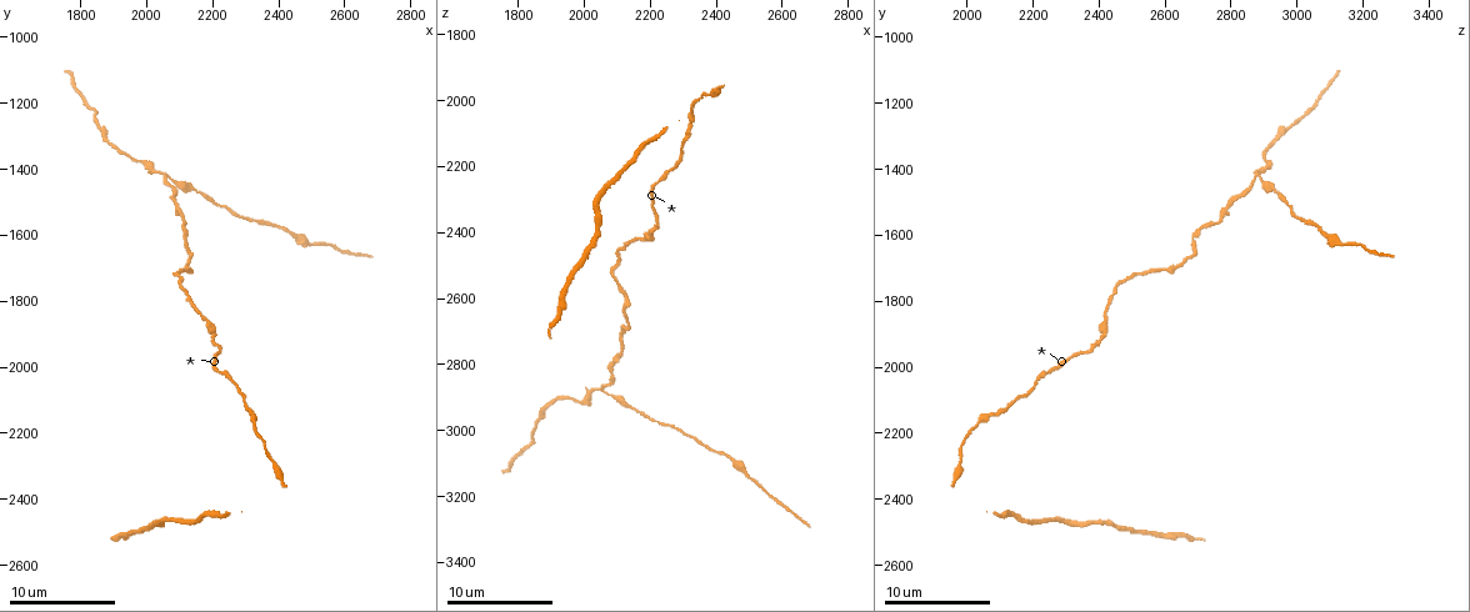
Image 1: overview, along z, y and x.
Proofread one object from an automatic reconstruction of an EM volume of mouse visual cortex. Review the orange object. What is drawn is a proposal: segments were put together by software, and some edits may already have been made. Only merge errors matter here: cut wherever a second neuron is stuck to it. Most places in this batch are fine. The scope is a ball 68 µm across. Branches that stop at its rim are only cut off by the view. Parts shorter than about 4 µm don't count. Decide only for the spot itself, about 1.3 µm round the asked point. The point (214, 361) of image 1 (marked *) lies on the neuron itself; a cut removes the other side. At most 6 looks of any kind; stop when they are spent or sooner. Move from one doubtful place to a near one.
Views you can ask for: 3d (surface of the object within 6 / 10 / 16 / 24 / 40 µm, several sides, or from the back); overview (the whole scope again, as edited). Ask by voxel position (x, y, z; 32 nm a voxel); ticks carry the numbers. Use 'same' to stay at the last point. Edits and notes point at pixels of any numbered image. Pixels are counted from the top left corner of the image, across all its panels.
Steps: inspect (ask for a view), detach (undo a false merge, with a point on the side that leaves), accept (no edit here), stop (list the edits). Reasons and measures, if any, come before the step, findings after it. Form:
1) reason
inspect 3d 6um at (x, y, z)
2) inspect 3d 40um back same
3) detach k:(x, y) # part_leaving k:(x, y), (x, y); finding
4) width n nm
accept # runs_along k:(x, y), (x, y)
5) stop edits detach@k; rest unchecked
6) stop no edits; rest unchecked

calibre changes
inspect 3d 10um at (2170, 1860, 2410)

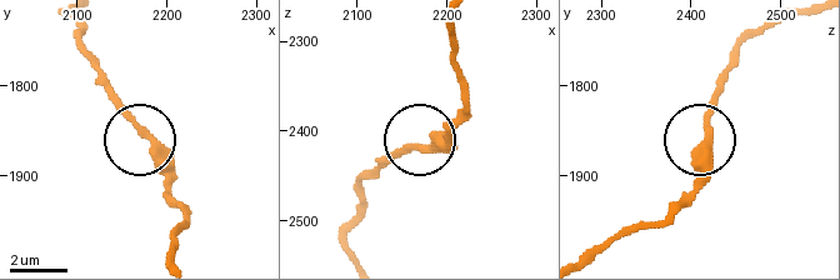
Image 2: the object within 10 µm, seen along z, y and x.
other side
inspect 3d 10um back at (2185, 1855, 2420)

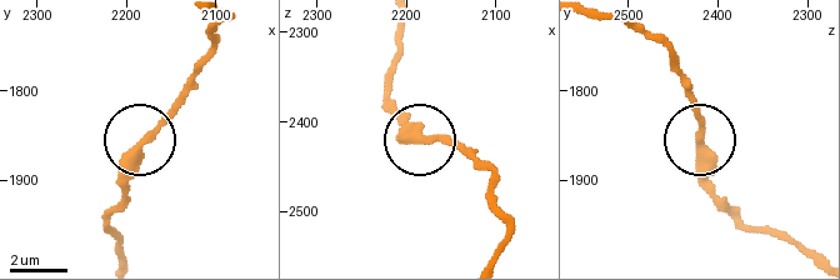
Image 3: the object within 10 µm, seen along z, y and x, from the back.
accept # runs_along 3:(818, 255), (755, 229), (719, 198), (693, 93); continuous, no second neuron

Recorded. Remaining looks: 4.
side arm on a straight run
inspect 3d 10um at (2070, 1420, 2880)

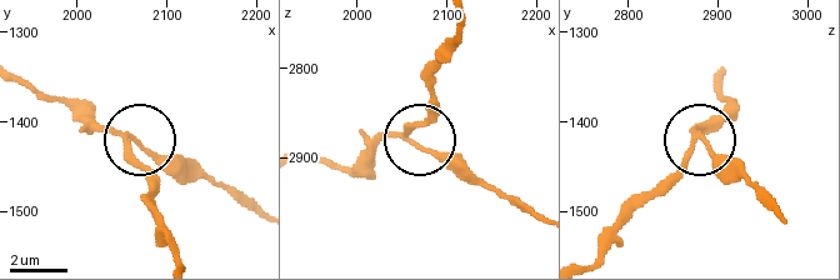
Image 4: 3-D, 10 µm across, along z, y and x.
detach 4:(155, 159) # part_leaving 4:(128, 136), (183, 160), (254, 208); two neurons meet here

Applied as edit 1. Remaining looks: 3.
calibre changes
inspect 3d 10um at (1860, 1280, 2980)

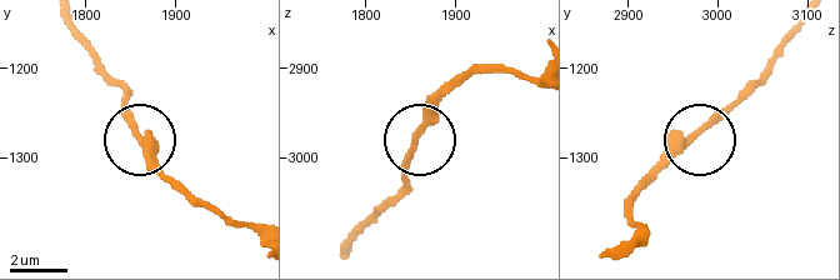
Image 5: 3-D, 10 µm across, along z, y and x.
accept # runs_along 5:(256, 233), (199, 206), (163, 175), (136, 133), (123, 85); one neuron here

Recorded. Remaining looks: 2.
stop edits detach@4; rest unchecked

